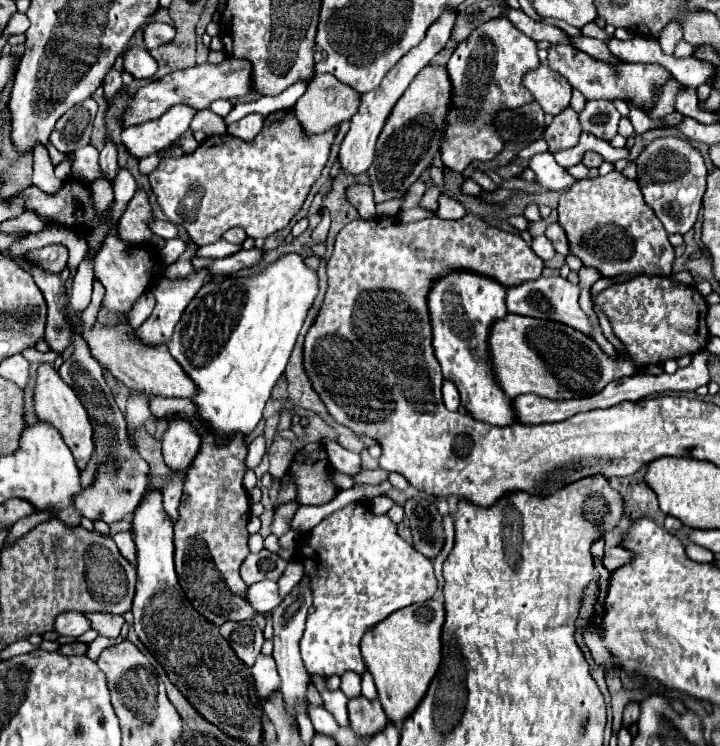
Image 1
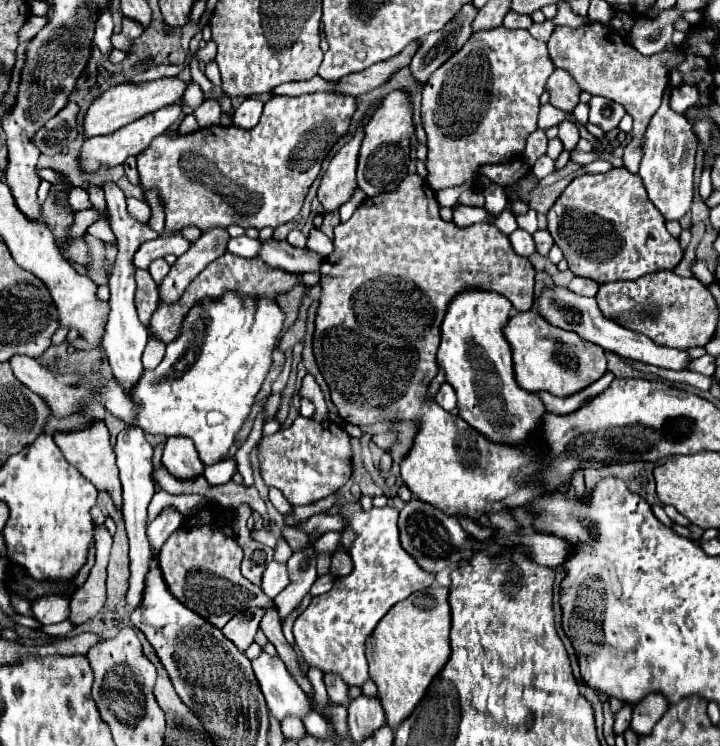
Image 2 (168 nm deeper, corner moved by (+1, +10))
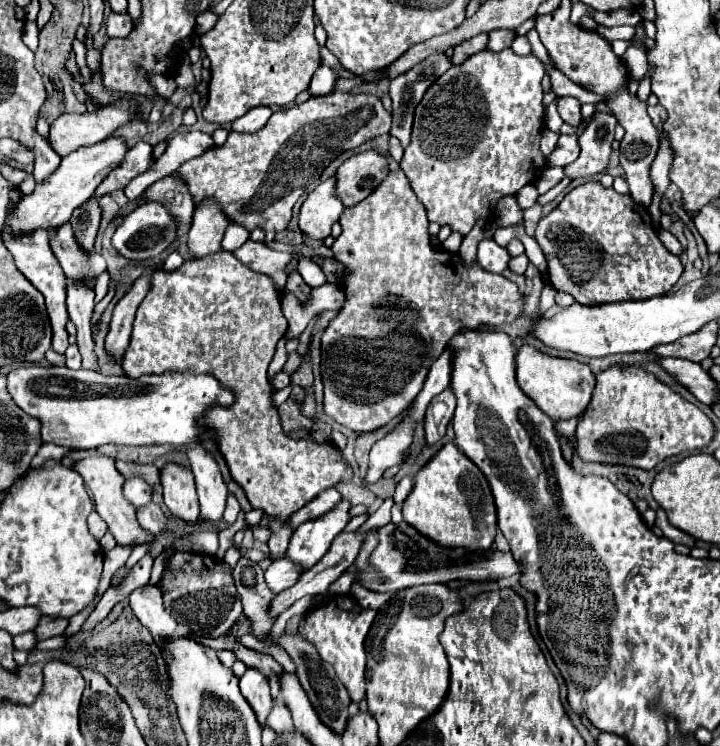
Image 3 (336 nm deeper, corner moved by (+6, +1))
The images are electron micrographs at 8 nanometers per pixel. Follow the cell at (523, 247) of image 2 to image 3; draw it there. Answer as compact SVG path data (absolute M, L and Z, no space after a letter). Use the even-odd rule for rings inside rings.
M485 239L479 243L477 249L477 261L481 263L481 267L485 267L487 271L493 273L503 273L509 267L511 255L505 247L499 247L493 239Z

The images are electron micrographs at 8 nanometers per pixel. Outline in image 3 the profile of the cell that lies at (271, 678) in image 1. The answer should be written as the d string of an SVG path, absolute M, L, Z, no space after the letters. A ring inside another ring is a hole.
M247 669L245 675L239 679L239 689L245 695L245 699L249 699L249 705L253 707L257 719L265 725L267 715L273 709L269 679L265 679L265 675L261 675L261 671L257 669Z

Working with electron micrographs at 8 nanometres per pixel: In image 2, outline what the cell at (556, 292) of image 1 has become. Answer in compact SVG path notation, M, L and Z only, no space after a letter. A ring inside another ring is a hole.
M568 288L546 290L540 296L540 312L550 324L554 324L554 326L558 326L562 330L572 330L580 338L602 346L604 350L614 352L620 358L630 358L630 360L636 360L636 362L644 362L644 364L652 364L652 366L658 366L658 368L668 368L668 370L688 370L688 364L692 360L688 356L688 352L682 352L682 350L676 350L676 348L666 348L666 346L658 346L648 336L632 332L632 330L628 330L624 326L618 326L616 322L610 322L608 318L604 318L604 314L600 312L600 308L598 308L594 298L582 298L582 296L574 294L574 292L570 292Z

